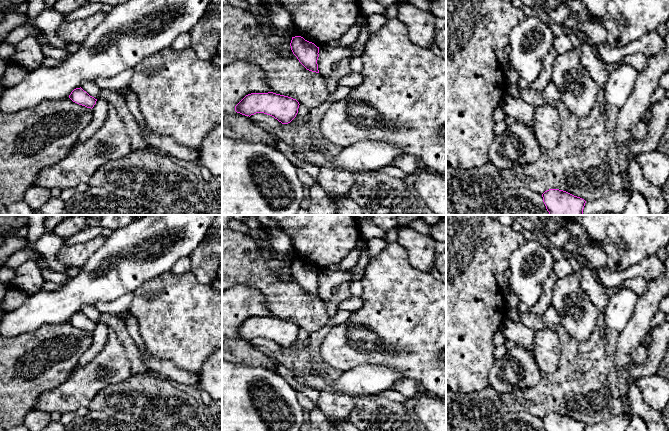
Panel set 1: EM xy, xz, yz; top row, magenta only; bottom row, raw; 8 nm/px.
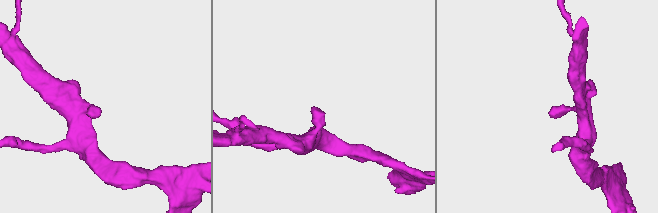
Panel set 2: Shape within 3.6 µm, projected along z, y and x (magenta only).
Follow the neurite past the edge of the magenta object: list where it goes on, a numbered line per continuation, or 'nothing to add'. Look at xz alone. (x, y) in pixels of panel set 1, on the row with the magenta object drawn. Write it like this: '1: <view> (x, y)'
nothing to add

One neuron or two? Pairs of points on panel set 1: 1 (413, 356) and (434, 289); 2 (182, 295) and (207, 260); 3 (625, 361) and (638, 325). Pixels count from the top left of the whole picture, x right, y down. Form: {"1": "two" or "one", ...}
{"1": "one", "2": "two", "3": "one"}

